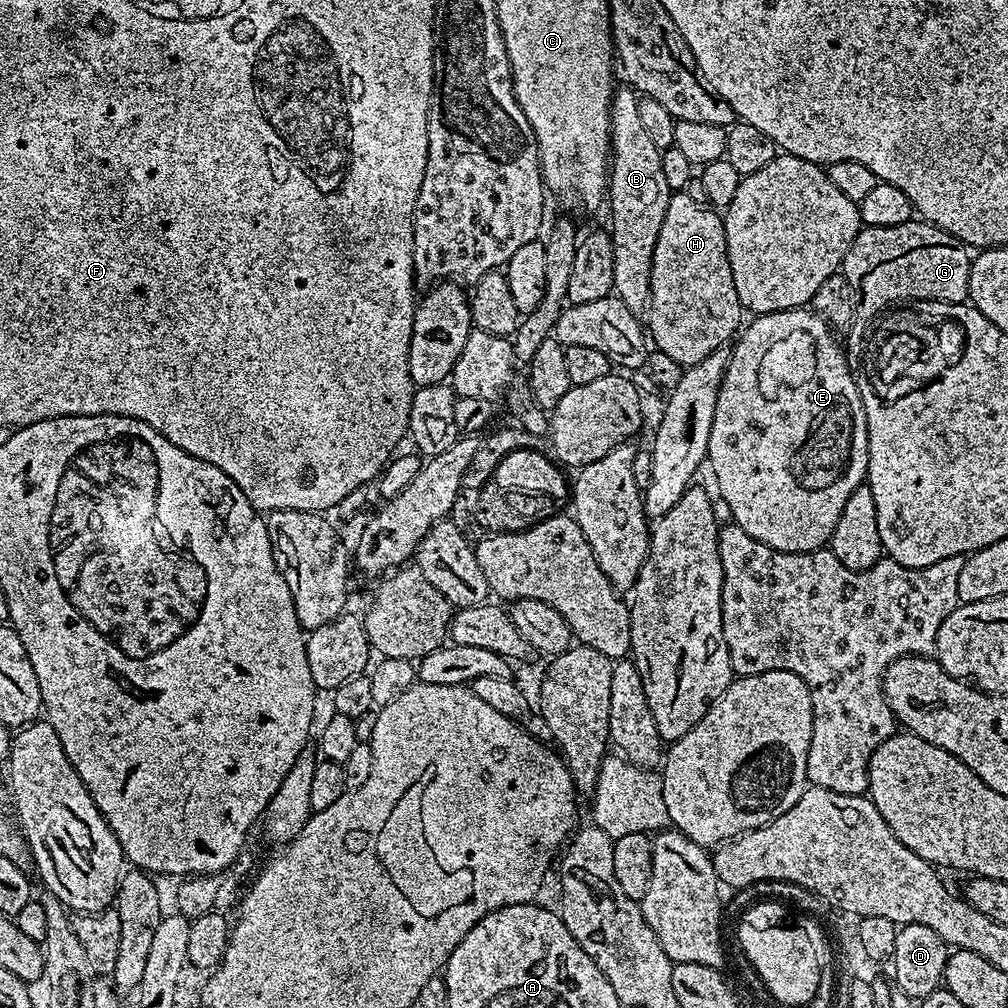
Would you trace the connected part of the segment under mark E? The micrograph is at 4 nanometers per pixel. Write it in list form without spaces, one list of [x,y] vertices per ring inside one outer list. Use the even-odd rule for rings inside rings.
[[[811,307],[765,312],[752,318],[748,329],[746,328],[747,324],[730,348],[724,387],[718,390],[718,406],[714,408],[714,426],[710,430],[706,460],[709,465],[712,463],[712,476],[716,479],[716,488],[720,491],[729,514],[732,515],[729,517],[739,528],[746,530],[750,538],[758,538],[758,542],[779,552],[815,552],[823,549],[831,541],[848,499],[858,490],[860,484],[865,483],[868,474],[868,423],[860,384],[854,372],[852,376],[847,354],[840,349],[839,342],[831,336],[834,332],[832,325]]]

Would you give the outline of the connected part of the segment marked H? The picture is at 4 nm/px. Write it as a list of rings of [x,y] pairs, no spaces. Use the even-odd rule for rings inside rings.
[[[687,191],[677,192],[666,206],[662,234],[658,236],[658,246],[654,248],[652,303],[646,316],[646,326],[655,351],[666,354],[666,358],[674,358],[674,362],[681,366],[702,362],[702,358],[714,354],[714,350],[725,347],[737,335],[742,315],[738,290],[734,290],[734,274],[730,272],[721,213],[688,195]]]

